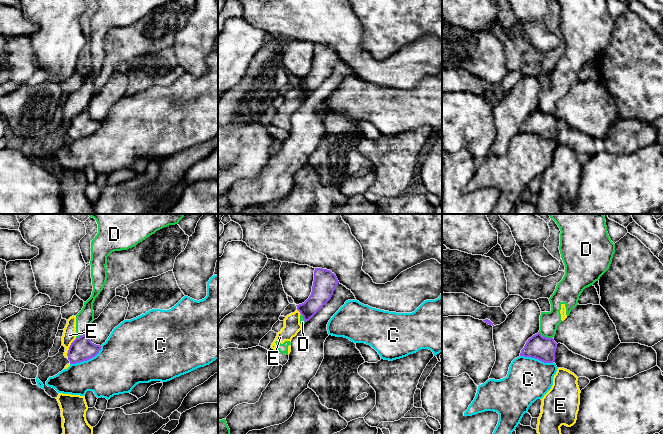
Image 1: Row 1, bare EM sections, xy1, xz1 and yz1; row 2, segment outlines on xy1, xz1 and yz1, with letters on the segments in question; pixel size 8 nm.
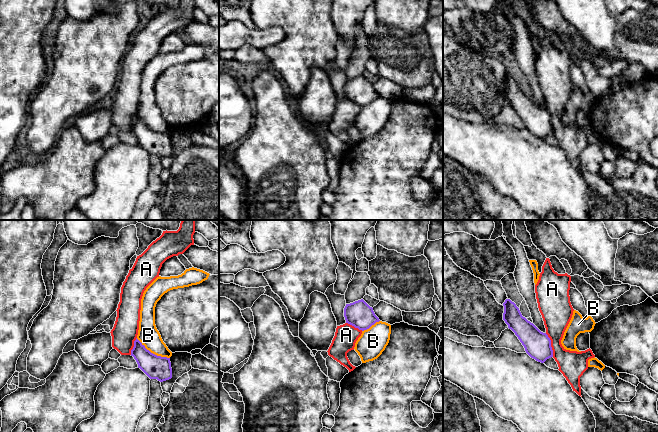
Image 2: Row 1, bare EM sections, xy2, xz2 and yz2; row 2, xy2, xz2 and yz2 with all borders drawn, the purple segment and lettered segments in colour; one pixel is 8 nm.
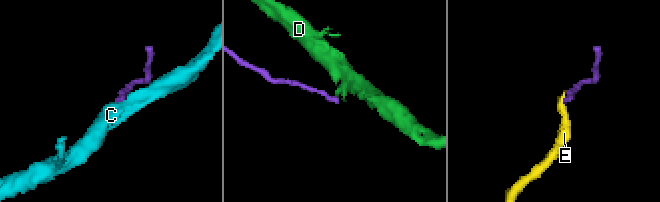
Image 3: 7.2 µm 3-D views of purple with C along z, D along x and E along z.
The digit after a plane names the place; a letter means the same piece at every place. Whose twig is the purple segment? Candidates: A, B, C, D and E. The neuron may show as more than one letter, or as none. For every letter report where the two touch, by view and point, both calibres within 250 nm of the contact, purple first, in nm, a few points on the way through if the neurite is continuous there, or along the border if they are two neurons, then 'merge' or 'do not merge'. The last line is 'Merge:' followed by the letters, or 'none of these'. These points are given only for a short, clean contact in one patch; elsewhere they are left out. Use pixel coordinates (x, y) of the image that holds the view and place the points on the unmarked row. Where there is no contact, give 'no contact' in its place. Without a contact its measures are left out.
A: contact yz2 (550, 121); calibres 220 and 220 nm; do not merge
B: contact xy2 (152, 129); calibres 190 and 170 nm; border xy2 (136, 114), (151, 128), (169, 134); do not merge
C: contact xy1 (87, 135); calibres 190 and 400 nm; border xy1 (101, 122), (101, 125), (94, 132), (70, 140); do not merge
D: contact yz1 (545, 113); calibres 190 and 160 nm; border yz1 (538, 108), (543, 112), (552, 114); do not merge
E: contact xy1 (69, 124); calibres 190 and 110 nm; border xy1 (76, 114), (69, 123), (67, 134); do not merge
Merge: none of these

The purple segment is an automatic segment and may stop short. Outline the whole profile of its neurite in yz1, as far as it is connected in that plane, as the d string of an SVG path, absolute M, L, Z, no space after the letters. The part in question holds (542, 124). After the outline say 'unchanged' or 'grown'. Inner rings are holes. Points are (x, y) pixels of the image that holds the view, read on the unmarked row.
M539 108L528 115L520 132L554 138L557 144L567 145L578 154L586 153L590 157L600 152L631 154L657 142L656 127L639 119L620 119L606 138L597 138L573 129L564 120L557 120L553 114L543 113Z | grown

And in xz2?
M363 75L346 80L344 84L344 93L346 99L362 107L369 105L376 98L380 97L375 91L373 84Z | unchanged

